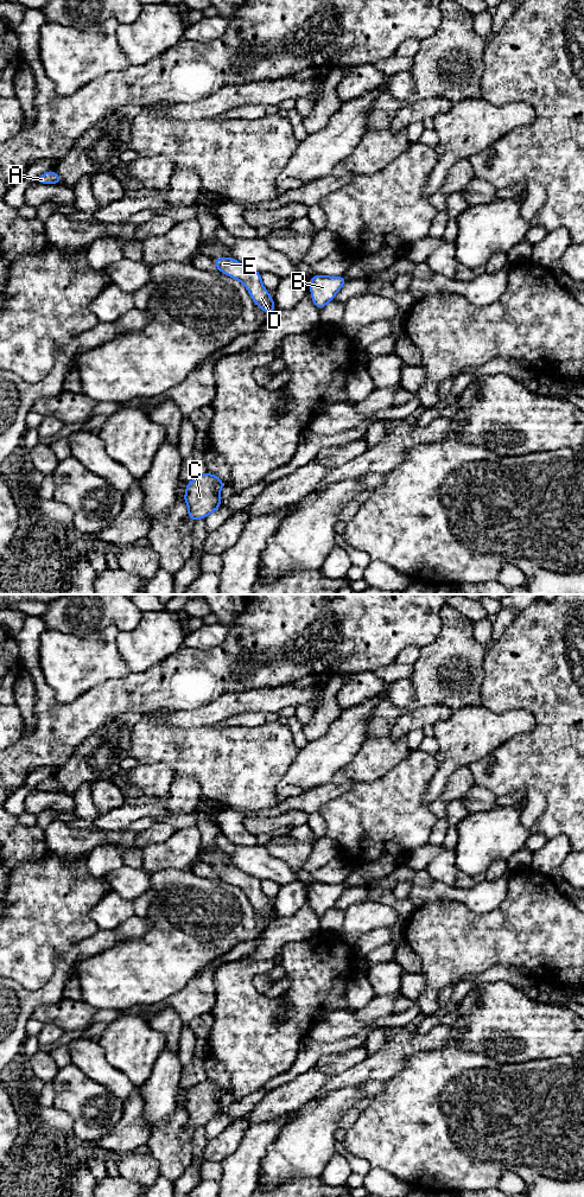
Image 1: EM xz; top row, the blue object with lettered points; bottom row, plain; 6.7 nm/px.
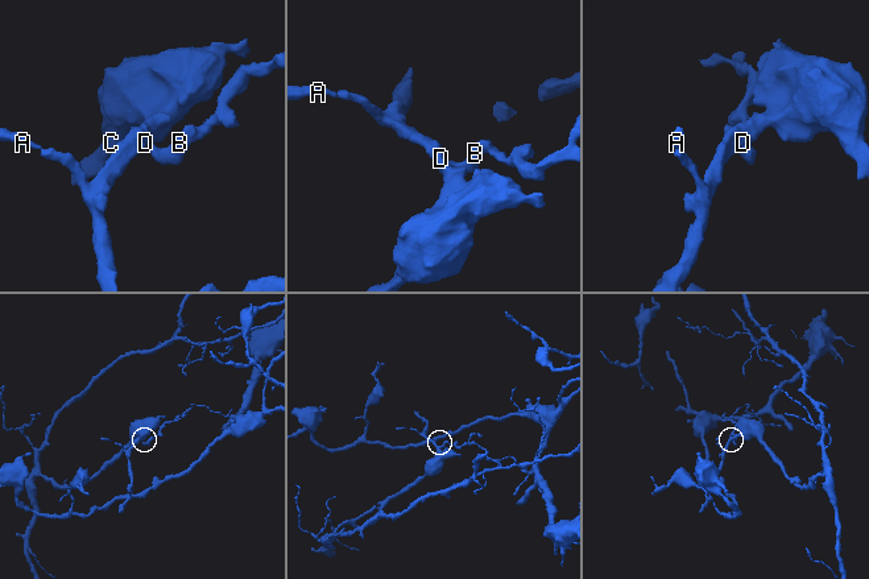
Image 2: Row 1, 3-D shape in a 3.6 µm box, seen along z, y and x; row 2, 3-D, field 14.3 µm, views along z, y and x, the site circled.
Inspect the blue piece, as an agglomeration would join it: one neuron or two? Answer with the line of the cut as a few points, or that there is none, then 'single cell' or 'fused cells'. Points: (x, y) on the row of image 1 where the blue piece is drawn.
cut in xz along (274, 305), (271, 311); fused cells

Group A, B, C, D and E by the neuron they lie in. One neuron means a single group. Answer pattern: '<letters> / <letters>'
A C D E / B

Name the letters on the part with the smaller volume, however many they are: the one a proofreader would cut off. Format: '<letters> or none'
B

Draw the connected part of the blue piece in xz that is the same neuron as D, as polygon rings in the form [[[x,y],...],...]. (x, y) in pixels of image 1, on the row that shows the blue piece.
[[[233,257],[214,259],[215,267],[223,274],[231,276],[245,285],[248,289],[253,301],[265,313],[272,313],[274,305],[273,298],[268,294],[267,289],[261,282],[261,273],[243,266],[241,262]]]

